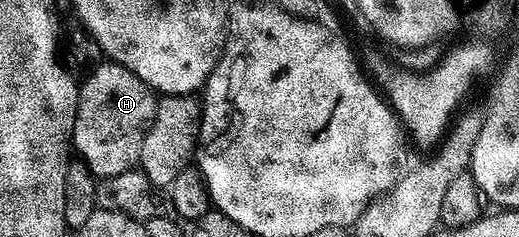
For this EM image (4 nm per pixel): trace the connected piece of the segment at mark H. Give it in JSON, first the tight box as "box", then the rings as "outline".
{"box":[73,62,156,178],"outline":[[[100,62],[85,76],[86,81],[78,85],[73,151],[95,178],[129,172],[138,164],[142,143],[154,121],[156,93],[132,70],[113,62]]]}

